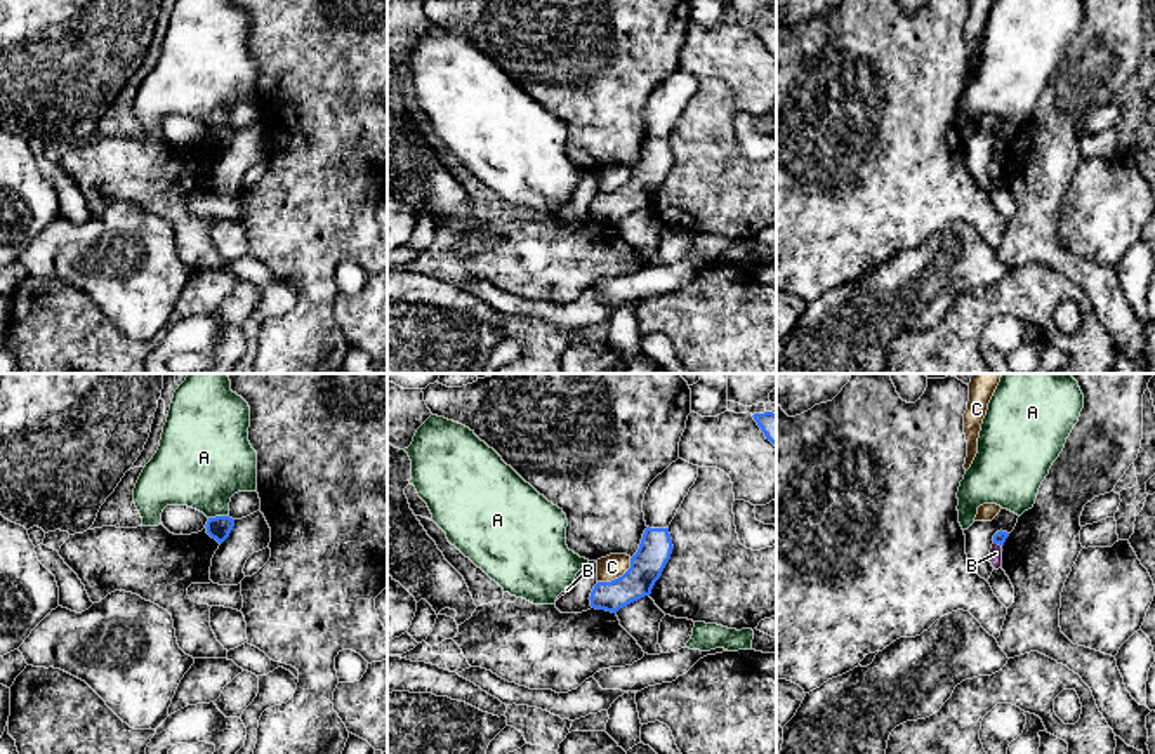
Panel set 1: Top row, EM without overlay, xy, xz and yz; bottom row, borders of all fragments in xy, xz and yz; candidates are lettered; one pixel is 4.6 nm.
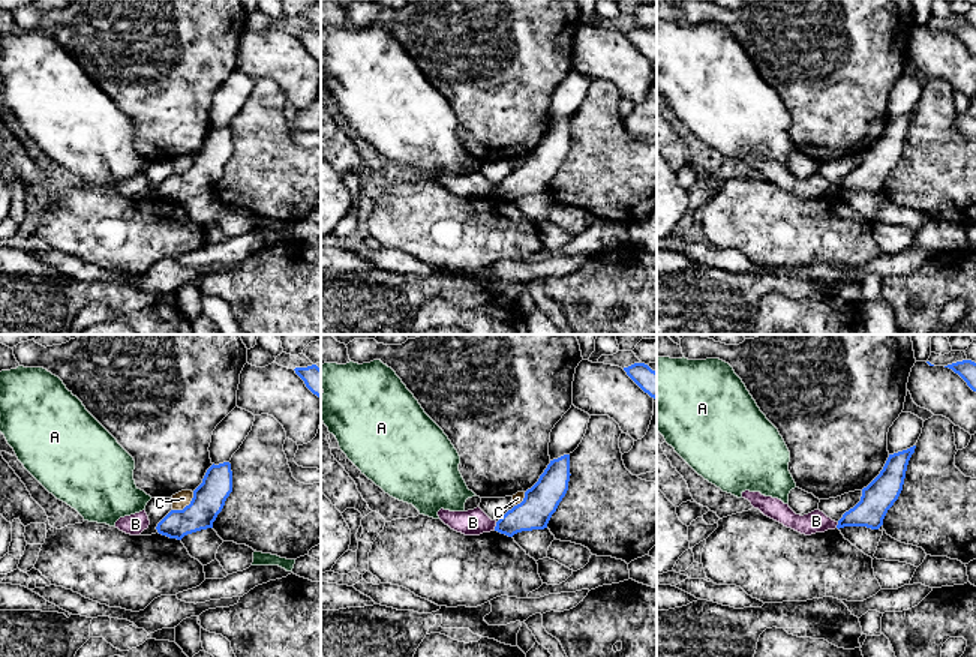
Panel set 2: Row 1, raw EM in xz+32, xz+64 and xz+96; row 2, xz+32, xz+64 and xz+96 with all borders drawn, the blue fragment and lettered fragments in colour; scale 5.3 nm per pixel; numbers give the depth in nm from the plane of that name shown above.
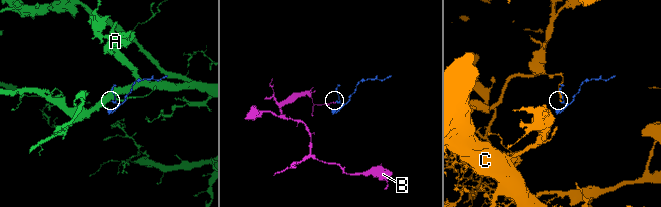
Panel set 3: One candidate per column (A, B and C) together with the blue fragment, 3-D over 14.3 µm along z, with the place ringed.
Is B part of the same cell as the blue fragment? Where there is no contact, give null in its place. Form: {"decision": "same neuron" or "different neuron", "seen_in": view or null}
{"decision": "different neuron", "seen_in": "yz"}

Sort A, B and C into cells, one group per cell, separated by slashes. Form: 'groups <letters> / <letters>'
groups A / B / C

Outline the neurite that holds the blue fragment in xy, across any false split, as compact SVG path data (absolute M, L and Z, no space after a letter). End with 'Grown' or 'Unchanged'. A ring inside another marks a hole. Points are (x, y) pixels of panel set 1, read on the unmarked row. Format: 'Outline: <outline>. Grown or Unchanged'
Outline: M215 127L215 129L208 129L205 137L207 137L207 144L212 149L215 149L219 155L222 155L229 148L234 137L234 130L229 127Z. Unchanged

